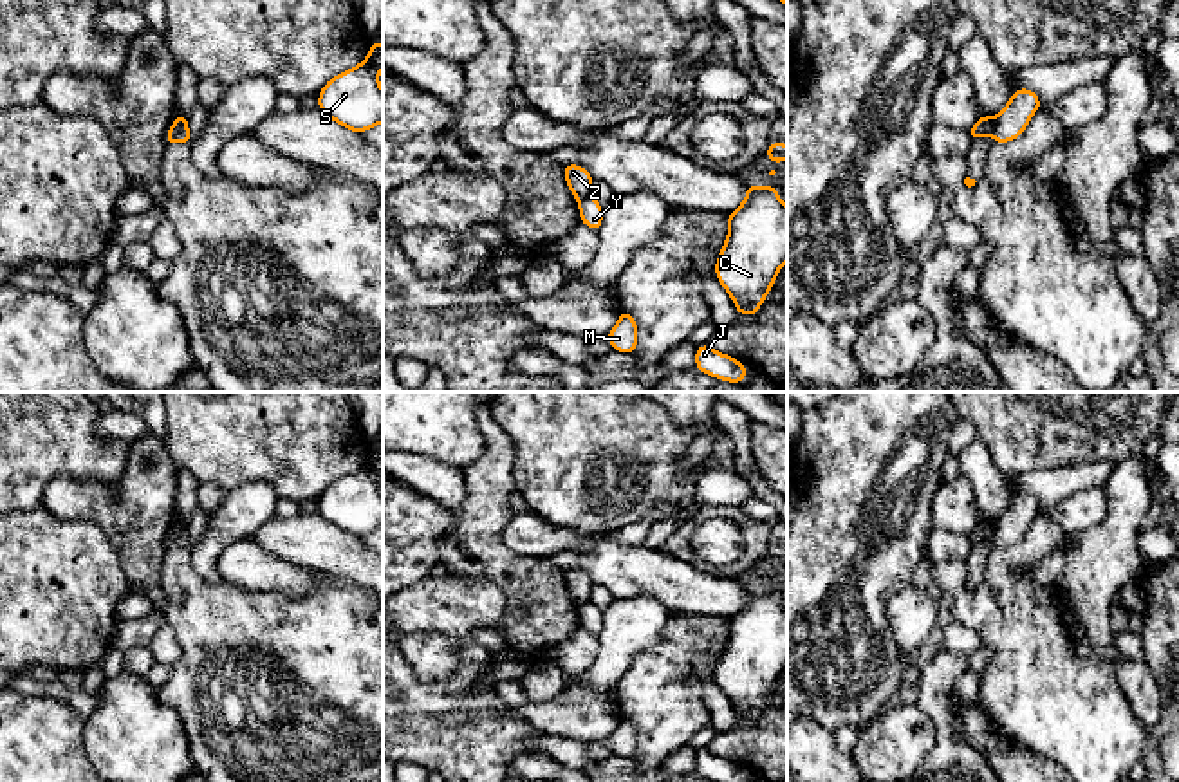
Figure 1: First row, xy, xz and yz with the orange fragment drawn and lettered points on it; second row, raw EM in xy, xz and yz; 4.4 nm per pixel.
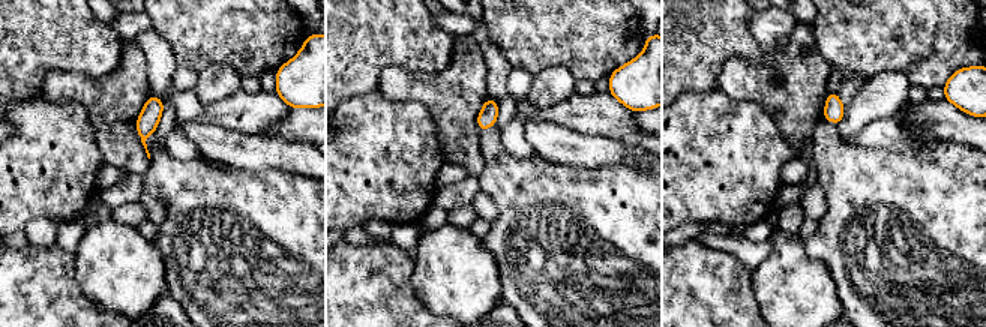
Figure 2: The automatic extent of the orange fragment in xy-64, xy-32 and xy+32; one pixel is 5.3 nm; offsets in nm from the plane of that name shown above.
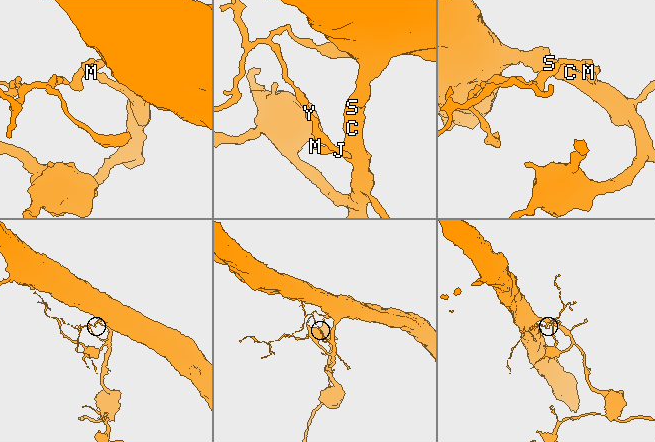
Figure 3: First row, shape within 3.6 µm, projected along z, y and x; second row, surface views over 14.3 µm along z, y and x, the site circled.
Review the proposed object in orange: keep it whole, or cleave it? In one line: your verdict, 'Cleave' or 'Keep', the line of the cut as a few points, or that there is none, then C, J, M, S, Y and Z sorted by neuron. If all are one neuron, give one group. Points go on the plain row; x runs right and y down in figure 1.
Cleave. Split along xy (177, 522), (181, 546). Groups: C J M S Y / Z

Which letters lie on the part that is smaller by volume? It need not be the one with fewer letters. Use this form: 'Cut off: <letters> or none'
Cut off: Z

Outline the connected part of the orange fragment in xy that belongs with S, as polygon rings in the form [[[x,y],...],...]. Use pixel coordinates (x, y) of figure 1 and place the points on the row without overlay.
[[[372,442],[368,461],[357,471],[325,488],[318,498],[318,513],[356,538],[383,527],[381,473],[383,450]]]

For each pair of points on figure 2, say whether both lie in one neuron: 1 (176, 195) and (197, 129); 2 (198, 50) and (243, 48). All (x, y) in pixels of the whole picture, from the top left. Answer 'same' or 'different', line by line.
1: different
2: same

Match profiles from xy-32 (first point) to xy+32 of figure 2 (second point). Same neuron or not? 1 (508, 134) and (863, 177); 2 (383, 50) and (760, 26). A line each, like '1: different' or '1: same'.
1: different
2: different

